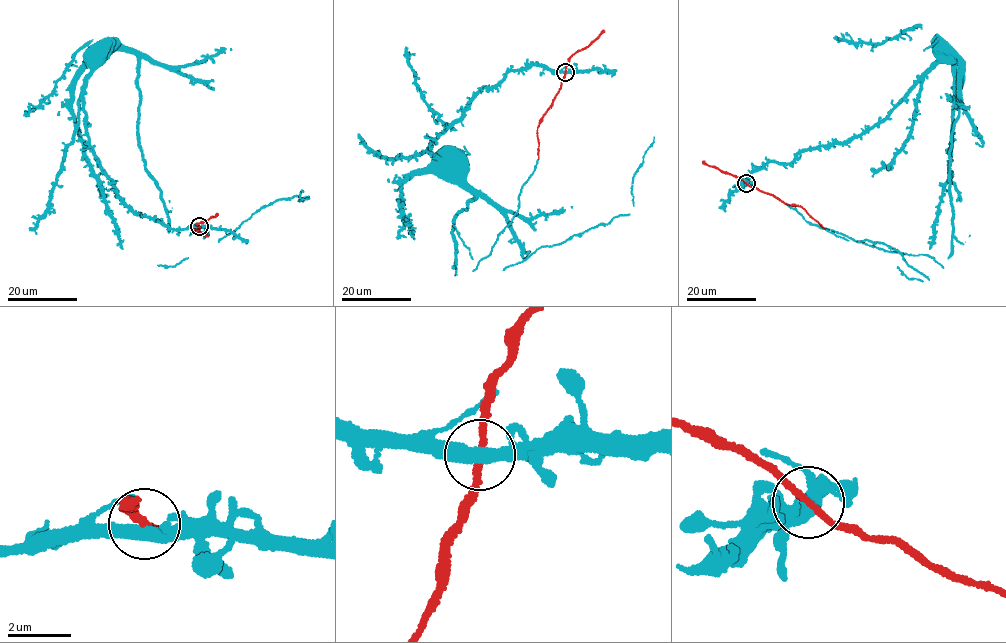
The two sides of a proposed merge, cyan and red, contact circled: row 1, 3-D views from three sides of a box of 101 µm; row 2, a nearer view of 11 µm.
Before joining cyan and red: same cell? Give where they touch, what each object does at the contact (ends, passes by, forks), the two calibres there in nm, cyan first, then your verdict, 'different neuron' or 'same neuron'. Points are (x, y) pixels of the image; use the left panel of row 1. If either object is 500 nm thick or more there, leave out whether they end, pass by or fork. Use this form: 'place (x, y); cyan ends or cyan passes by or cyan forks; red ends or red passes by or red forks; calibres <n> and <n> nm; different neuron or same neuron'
place (199, 226); cyan forks; red passes by; calibres 320 and 200 nm; same neuron

